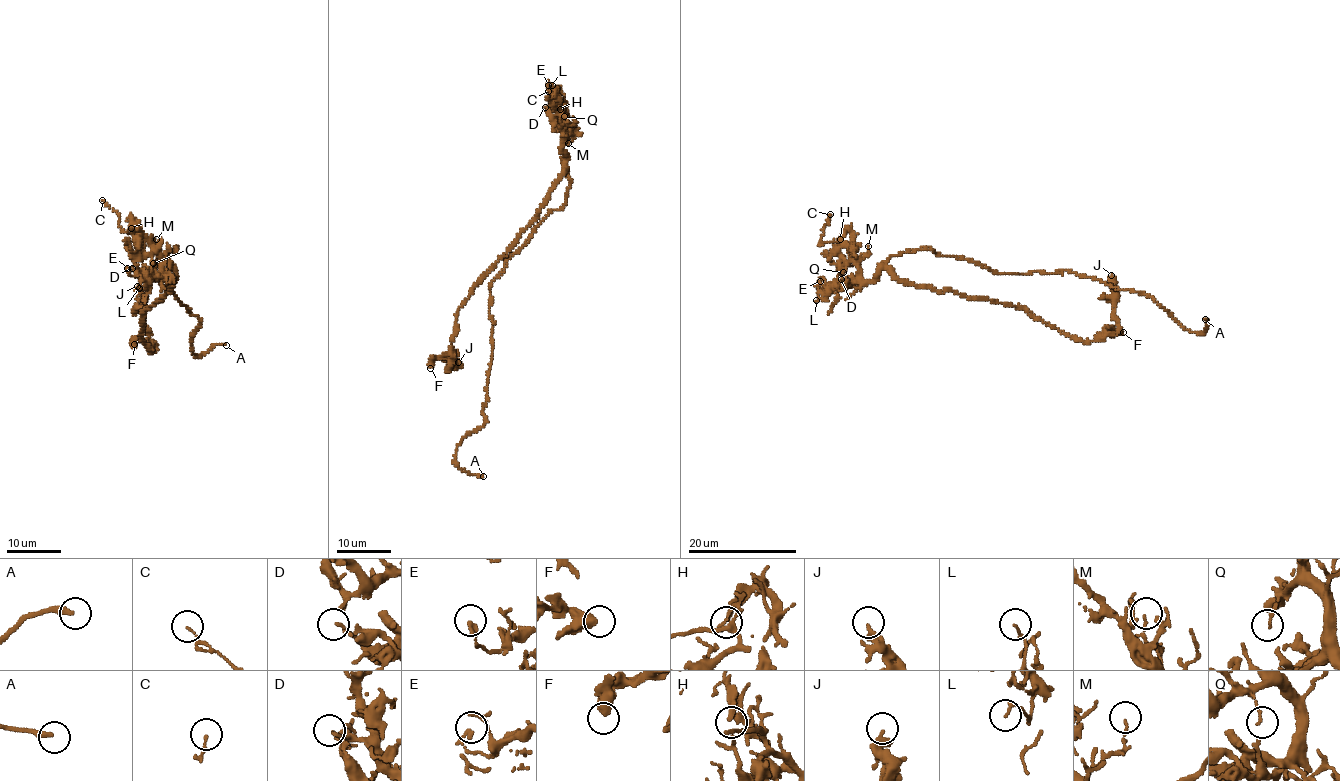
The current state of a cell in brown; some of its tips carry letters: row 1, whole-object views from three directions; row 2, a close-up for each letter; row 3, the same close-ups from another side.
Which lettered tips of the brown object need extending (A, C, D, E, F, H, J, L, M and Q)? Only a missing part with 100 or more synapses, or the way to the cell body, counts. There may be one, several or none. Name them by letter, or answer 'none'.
A

